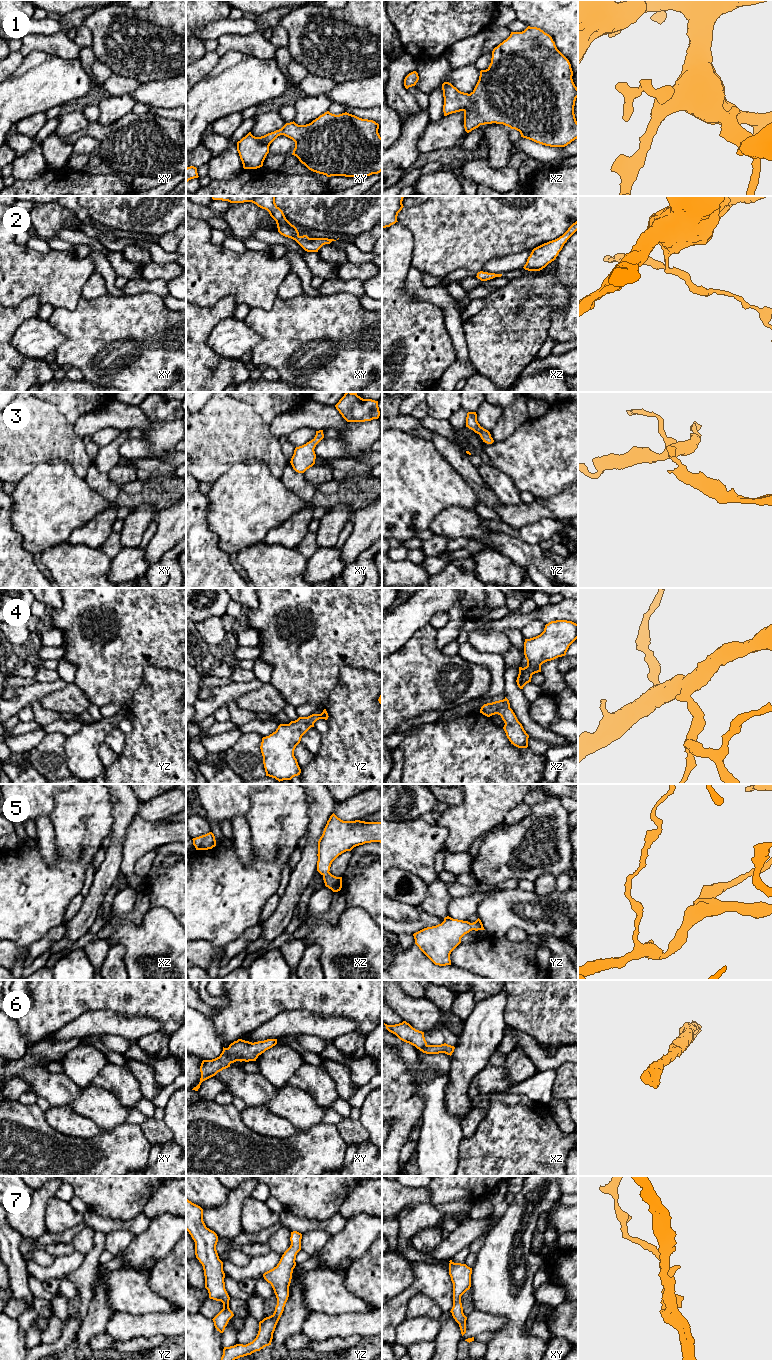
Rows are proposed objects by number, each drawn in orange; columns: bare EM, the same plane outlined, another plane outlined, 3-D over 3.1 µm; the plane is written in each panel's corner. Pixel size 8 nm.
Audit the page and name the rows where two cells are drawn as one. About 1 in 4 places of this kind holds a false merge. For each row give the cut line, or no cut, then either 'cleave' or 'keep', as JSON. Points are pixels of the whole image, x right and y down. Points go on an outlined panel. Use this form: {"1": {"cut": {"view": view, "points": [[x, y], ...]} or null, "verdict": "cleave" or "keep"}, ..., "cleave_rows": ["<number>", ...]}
{"1": {"cut": null, "verdict": "keep"}, "2": {"cut": null, "verdict": "keep"}, "3": {"cut": null, "verdict": "keep"}, "4": {"cut": null, "verdict": "keep"}, "5": {"cut": null, "verdict": "keep"}, "6": {"cut": null, "verdict": "keep"}, "7": {"cut": null, "verdict": "keep"}, "cleave_rows": []}

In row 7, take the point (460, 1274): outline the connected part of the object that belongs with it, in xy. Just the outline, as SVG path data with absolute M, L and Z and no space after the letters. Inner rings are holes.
M449 1261L449 1275L453 1283L453 1307L451 1313L459 1324L462 1336L466 1333L467 1317L463 1313L461 1296L471 1287L472 1268L466 1264Z

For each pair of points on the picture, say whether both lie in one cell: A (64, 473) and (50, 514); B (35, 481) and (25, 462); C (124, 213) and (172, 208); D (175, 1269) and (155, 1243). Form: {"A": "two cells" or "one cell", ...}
{"A": "one cell", "B": "two cells", "C": "one cell", "D": "two cells"}

